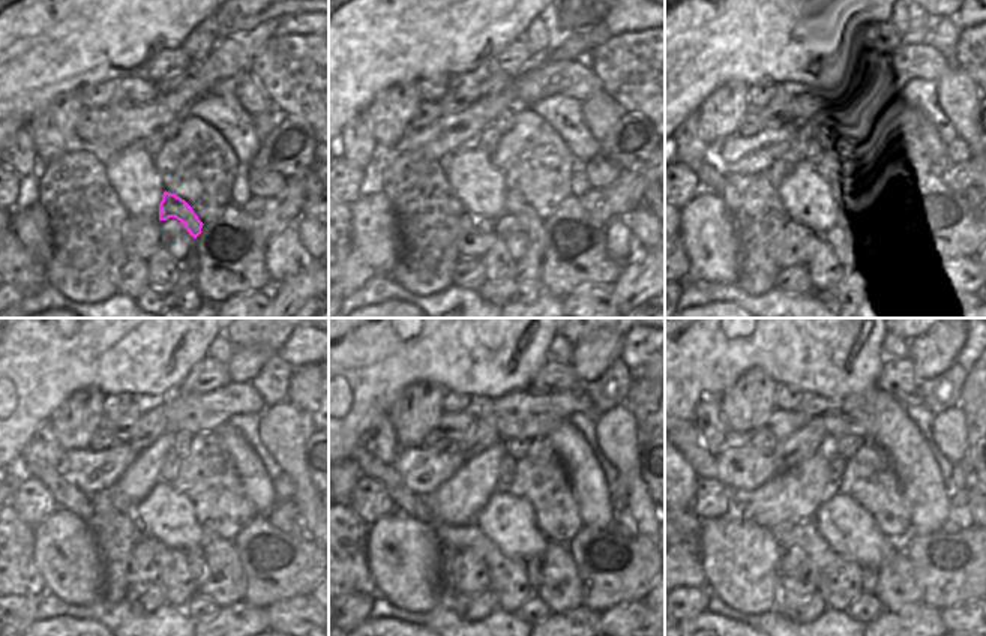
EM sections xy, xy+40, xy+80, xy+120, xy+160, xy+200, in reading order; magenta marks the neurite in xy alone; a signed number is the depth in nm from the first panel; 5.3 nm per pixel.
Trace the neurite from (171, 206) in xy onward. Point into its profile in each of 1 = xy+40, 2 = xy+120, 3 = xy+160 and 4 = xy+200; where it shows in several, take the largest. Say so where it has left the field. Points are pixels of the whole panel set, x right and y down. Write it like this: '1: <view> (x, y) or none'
1: xy+40 (517, 207)
2: xy+120 (197, 561)
3: xy+160 (533, 566)
4: xy+200 (869, 575)

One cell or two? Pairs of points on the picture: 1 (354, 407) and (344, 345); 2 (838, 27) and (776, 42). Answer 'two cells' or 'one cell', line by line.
1: one cell
2: one cell

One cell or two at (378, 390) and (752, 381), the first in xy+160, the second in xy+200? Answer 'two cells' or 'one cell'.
two cells

